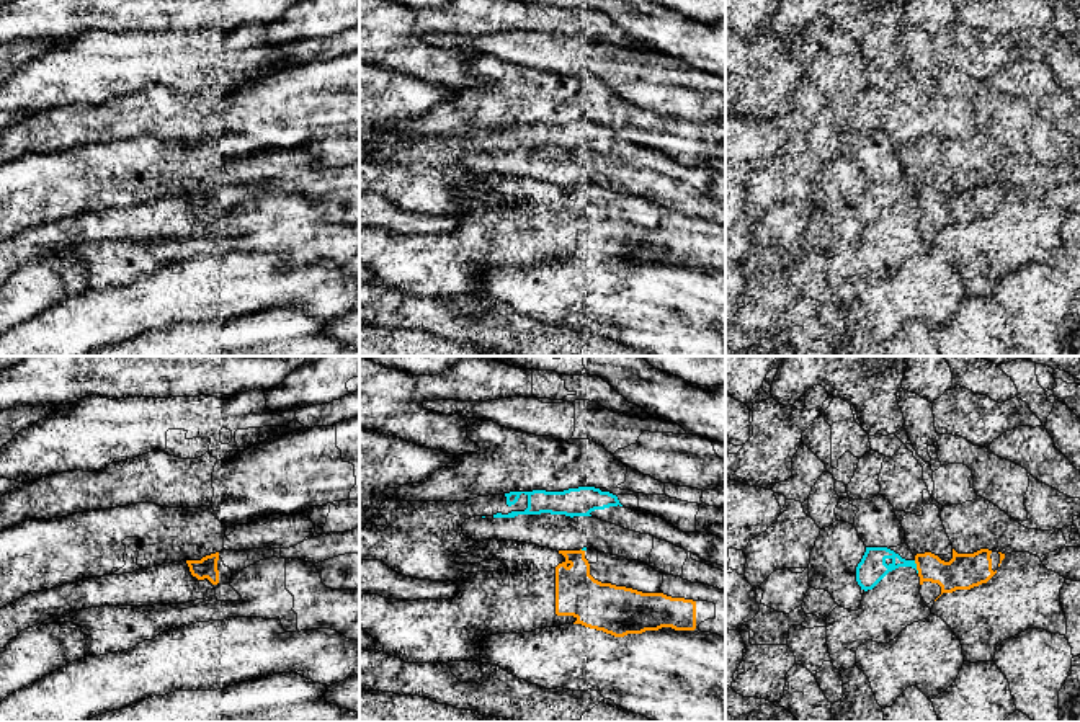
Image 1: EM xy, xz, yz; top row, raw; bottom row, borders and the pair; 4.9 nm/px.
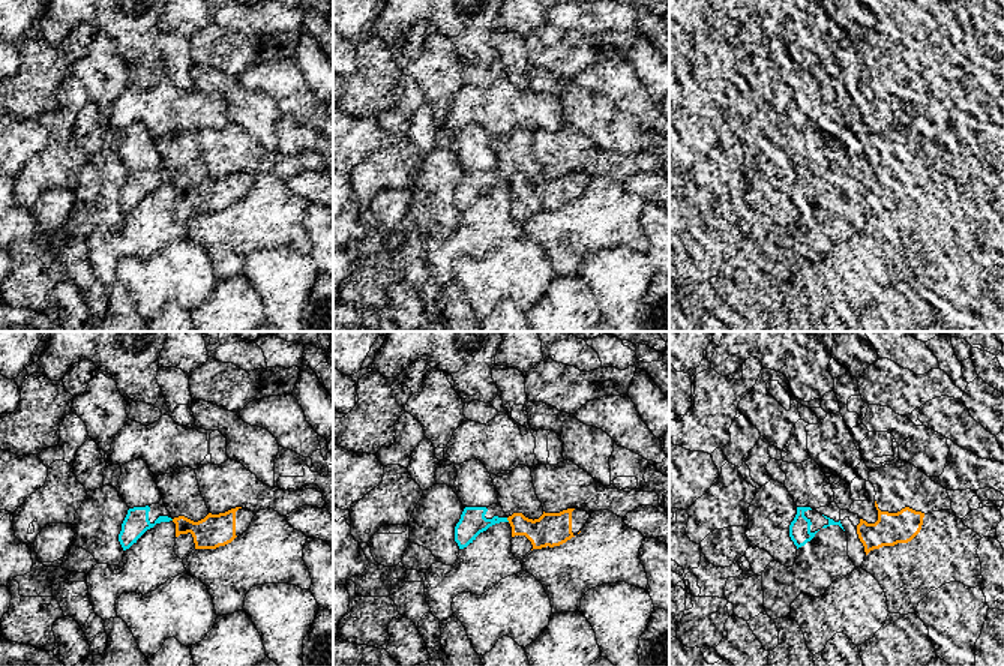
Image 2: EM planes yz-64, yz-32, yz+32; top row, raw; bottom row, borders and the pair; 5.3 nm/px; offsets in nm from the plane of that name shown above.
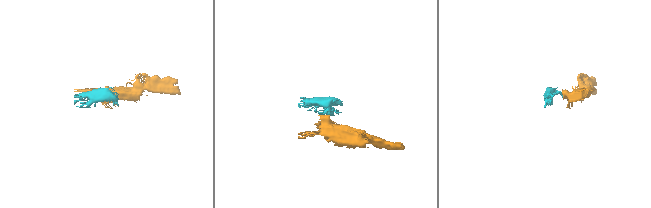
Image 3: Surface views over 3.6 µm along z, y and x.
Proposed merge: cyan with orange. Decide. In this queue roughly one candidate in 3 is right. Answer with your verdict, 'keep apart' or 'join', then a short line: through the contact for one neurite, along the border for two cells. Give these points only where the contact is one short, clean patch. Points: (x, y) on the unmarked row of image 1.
keep apart

